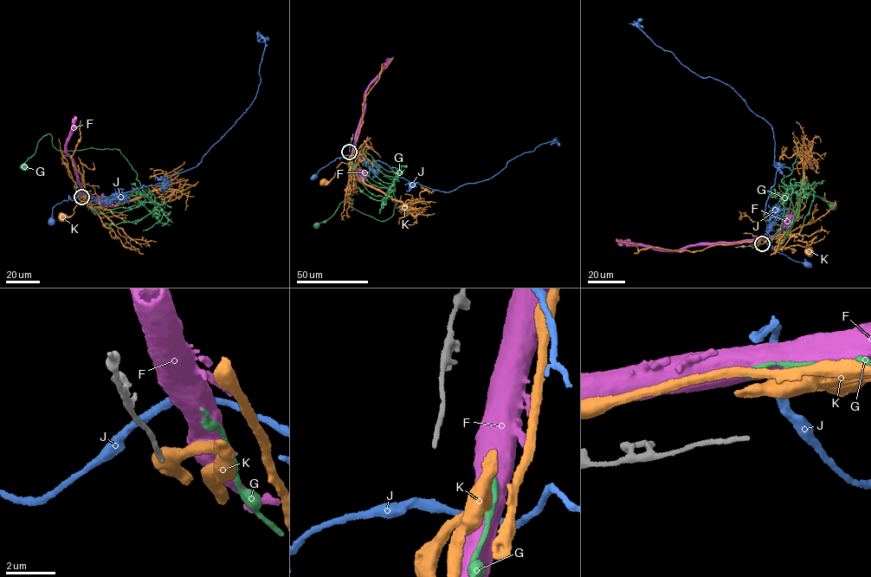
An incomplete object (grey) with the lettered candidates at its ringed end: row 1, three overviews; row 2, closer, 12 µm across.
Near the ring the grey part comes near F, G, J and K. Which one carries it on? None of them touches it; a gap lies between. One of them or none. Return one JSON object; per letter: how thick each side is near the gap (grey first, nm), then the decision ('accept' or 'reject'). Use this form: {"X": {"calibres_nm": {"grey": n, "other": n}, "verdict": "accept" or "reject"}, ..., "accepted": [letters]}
{"F": {"calibres_nm": {"grey": 190, "other": 850}, "verdict": "reject"}, "G": {"calibres_nm": {"grey": 190, "other": 360}, "verdict": "accept"}, "J": {"calibres_nm": {"grey": 190, "other": 360}, "verdict": "reject"}, "K": {"calibres_nm": {"grey": 190, "other": 480}, "verdict": "reject"}, "accepted": ["G"]}

